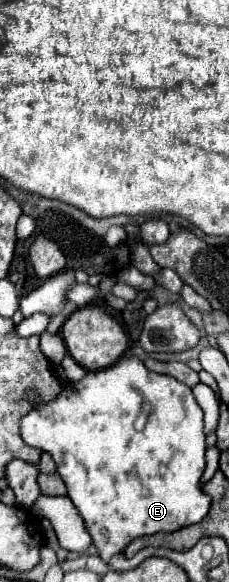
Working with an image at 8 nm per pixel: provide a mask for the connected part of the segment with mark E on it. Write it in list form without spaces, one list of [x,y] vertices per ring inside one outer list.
[[[122,358],[118,360],[114,366],[108,366],[104,370],[96,370],[96,372],[88,372],[80,382],[72,382],[72,384],[64,384],[62,390],[56,394],[56,398],[52,398],[48,404],[40,406],[38,410],[28,412],[22,422],[20,422],[20,430],[22,430],[22,440],[38,450],[44,450],[52,456],[54,464],[56,464],[56,472],[60,474],[60,478],[66,484],[68,496],[74,502],[78,514],[84,520],[84,526],[88,528],[90,536],[92,536],[92,544],[98,550],[98,556],[104,558],[106,562],[114,556],[120,554],[124,550],[124,546],[128,546],[128,542],[132,542],[134,538],[146,536],[146,534],[156,534],[156,532],[174,532],[182,526],[190,526],[190,524],[198,524],[210,510],[210,502],[212,498],[202,492],[202,474],[206,468],[206,434],[204,434],[204,420],[202,420],[202,408],[198,406],[198,402],[194,400],[194,394],[188,386],[184,386],[182,382],[178,382],[172,376],[166,374],[156,374],[150,372],[142,360],[138,358]]]

